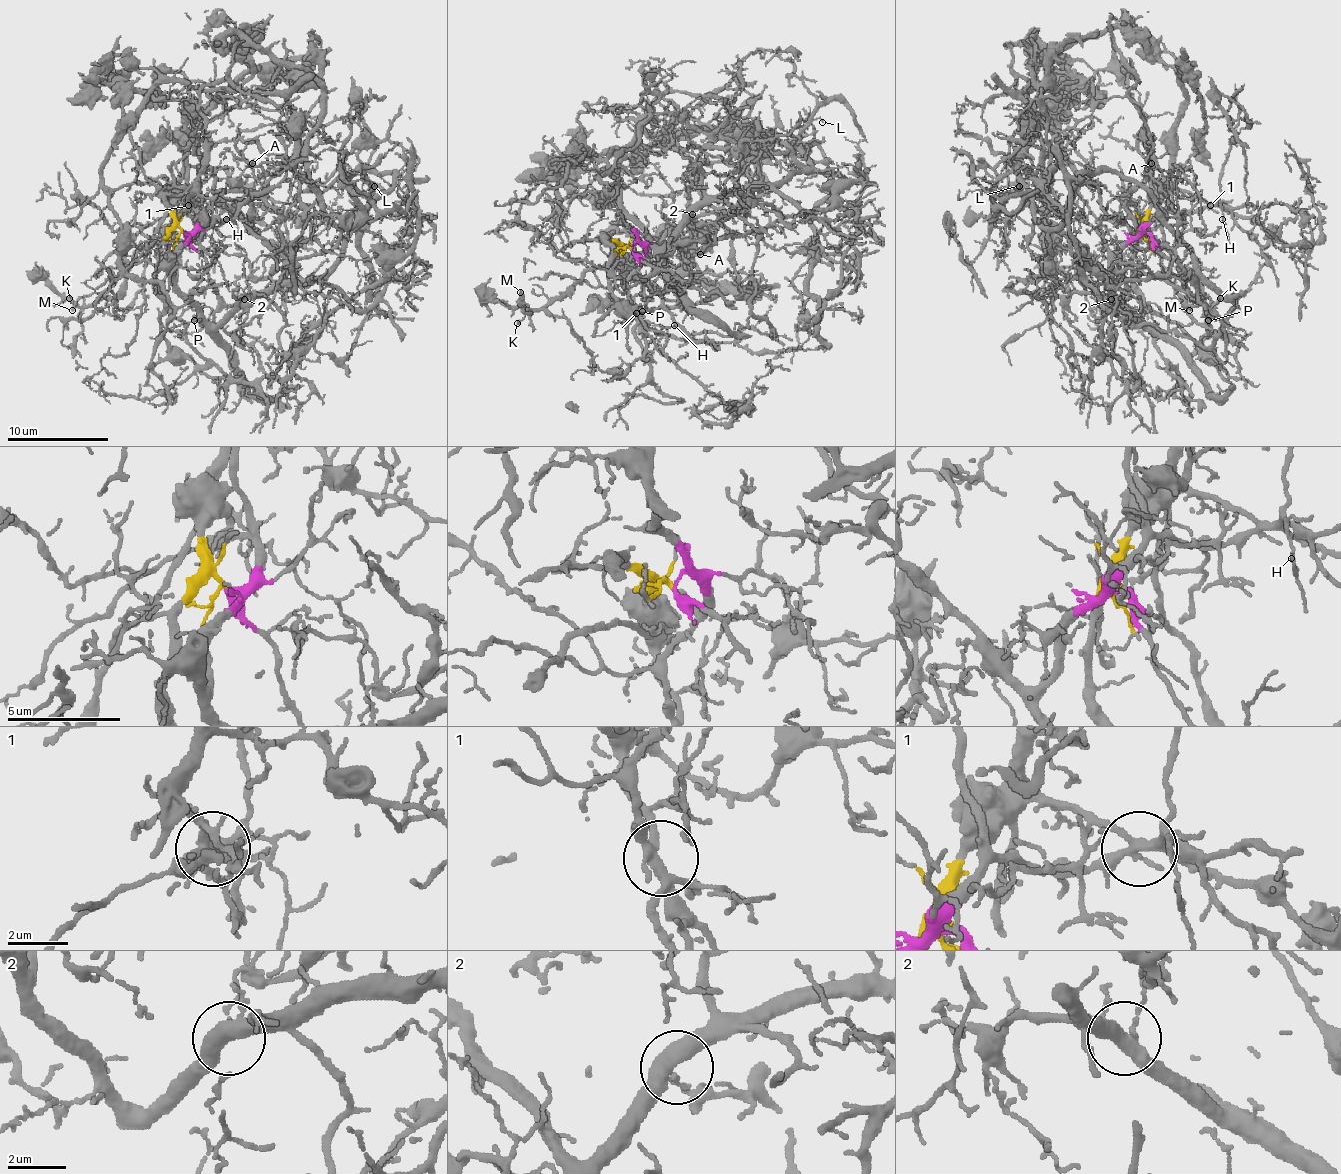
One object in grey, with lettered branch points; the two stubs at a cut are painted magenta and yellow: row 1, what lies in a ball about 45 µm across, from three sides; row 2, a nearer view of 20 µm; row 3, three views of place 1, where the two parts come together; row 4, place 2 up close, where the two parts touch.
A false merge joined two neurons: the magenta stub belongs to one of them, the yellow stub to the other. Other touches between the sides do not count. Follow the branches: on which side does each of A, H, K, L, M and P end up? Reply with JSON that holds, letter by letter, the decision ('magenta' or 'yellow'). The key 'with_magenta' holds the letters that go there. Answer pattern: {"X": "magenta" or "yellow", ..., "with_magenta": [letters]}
{"A": "yellow", "H": "magenta", "K": "yellow", "L": "magenta", "M": "yellow", "P": "magenta", "with_magenta": ["H", "L", "P"]}

